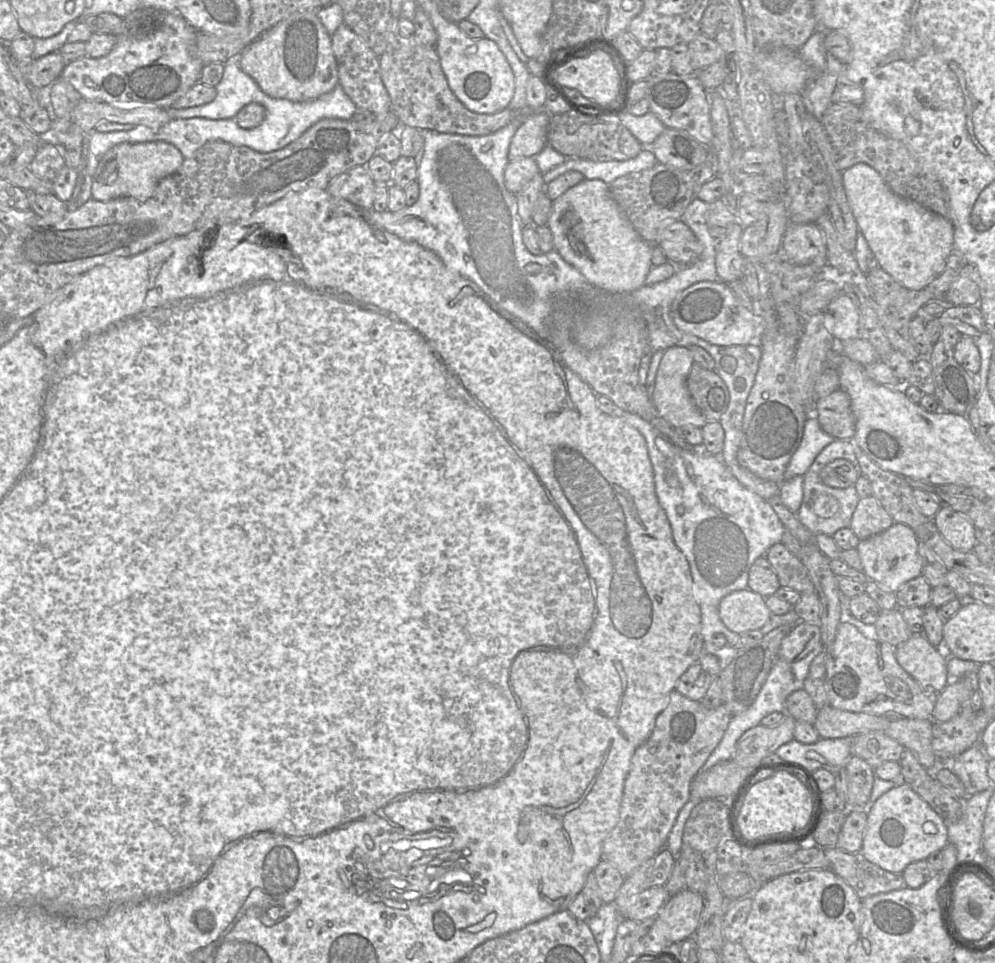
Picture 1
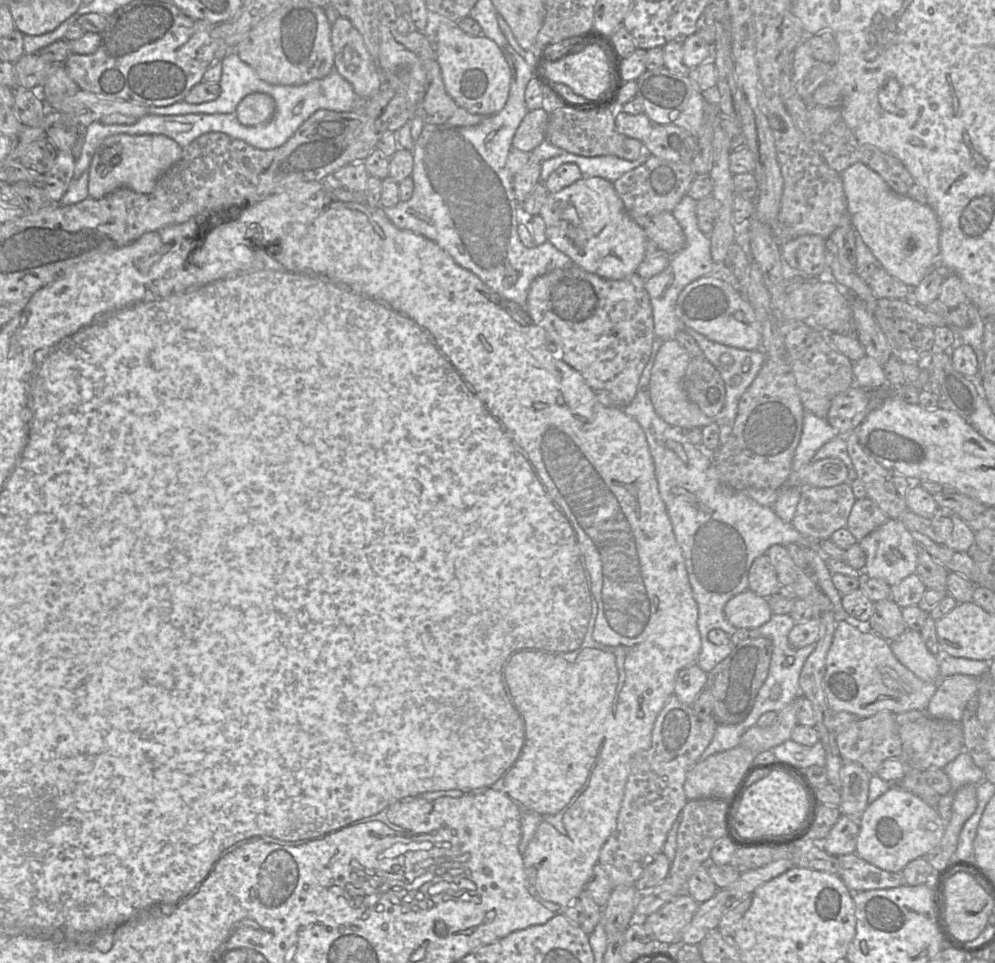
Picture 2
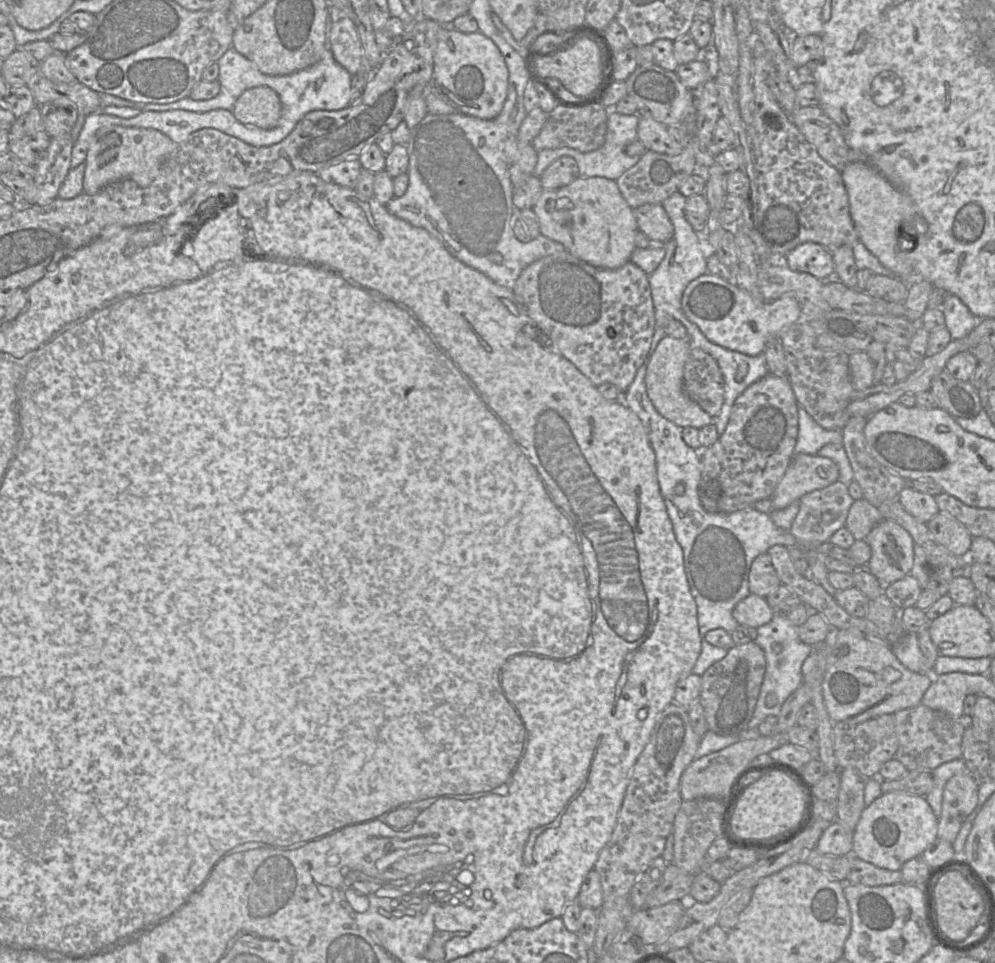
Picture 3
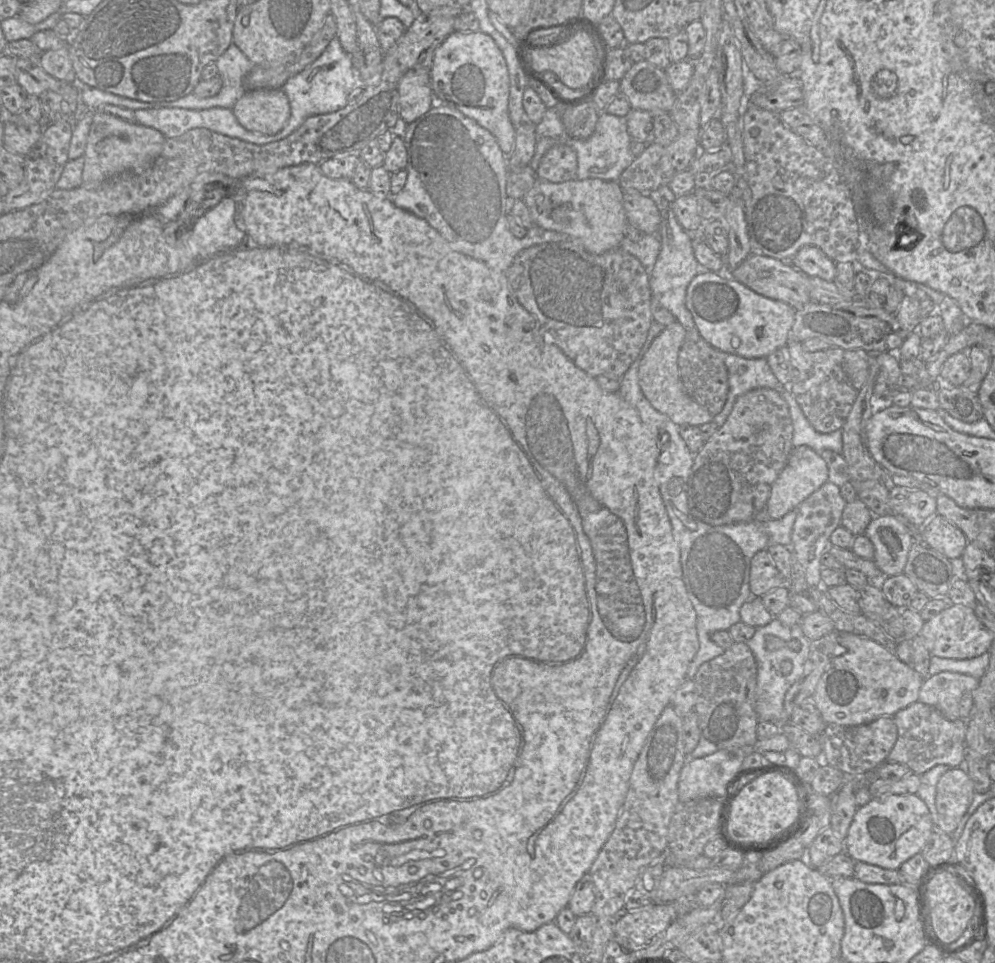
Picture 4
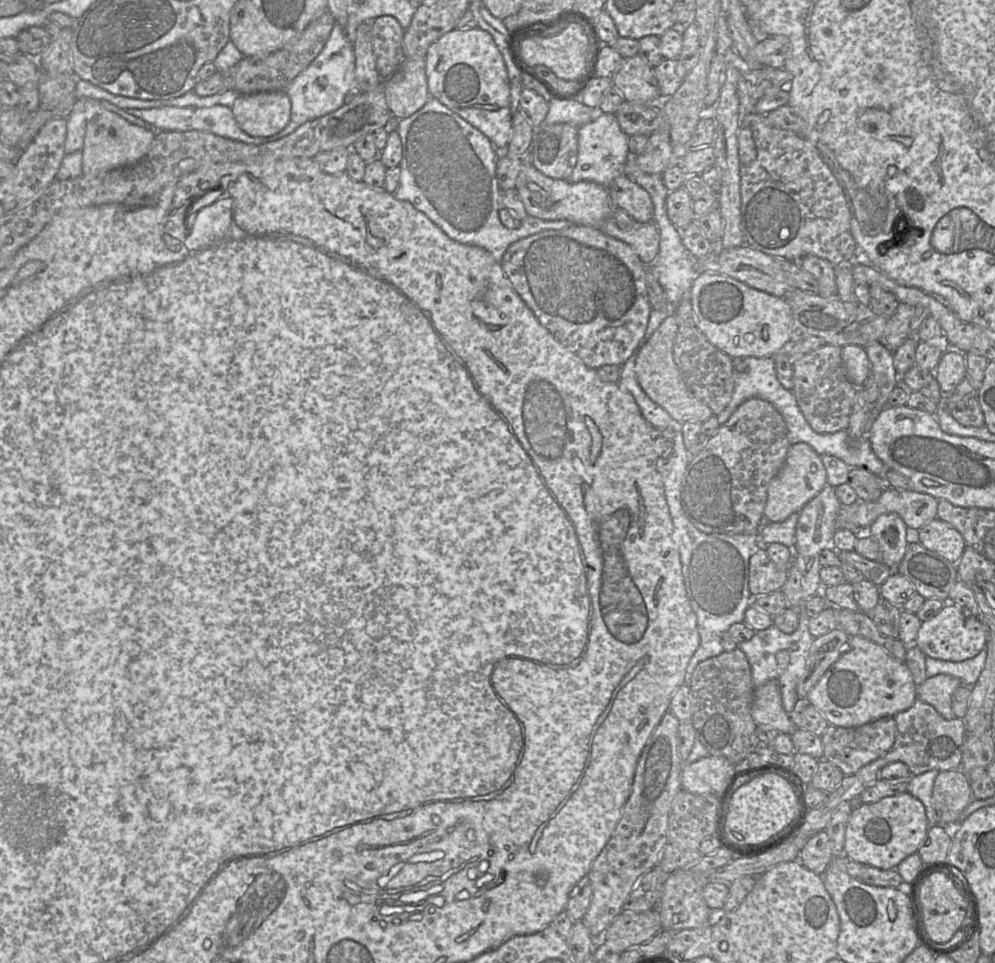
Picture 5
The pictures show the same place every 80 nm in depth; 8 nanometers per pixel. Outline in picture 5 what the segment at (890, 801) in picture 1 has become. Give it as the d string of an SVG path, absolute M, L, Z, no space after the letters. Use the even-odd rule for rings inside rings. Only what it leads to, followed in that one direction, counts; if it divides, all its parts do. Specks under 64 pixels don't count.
M909 792L887 796L877 802L855 807L849 817L844 854L863 865L889 870L917 853L929 830L924 804Z

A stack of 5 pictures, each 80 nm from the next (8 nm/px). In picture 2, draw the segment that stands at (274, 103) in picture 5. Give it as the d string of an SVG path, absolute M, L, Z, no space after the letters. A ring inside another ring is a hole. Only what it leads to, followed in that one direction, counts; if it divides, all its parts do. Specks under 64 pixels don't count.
M251 93L237 105L235 116L244 126L257 126L269 121L275 114L274 99L264 93Z

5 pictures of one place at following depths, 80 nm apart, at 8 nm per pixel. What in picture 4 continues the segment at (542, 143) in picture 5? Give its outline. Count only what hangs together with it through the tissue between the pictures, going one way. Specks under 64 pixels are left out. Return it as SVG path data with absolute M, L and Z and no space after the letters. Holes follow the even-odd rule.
M557 144L550 148L540 160L536 170L541 180L562 183L576 179L577 155L573 148L565 144Z

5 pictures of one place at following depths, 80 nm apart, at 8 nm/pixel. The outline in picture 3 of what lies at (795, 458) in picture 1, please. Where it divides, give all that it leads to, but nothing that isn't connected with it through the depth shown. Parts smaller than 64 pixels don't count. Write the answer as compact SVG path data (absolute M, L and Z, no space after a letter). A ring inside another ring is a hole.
M800 405L798 407L798 418L798 436L794 448L795 454L816 455L827 444L842 443L842 430L824 429Z

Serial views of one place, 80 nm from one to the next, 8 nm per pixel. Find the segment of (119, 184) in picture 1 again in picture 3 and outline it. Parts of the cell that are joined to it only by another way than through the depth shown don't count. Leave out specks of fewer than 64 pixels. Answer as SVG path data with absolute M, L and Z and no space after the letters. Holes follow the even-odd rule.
M120 125L102 126L97 130L89 145L85 160L83 192L93 195L106 185L122 179L132 180L140 187L150 185L177 145L155 129Z

